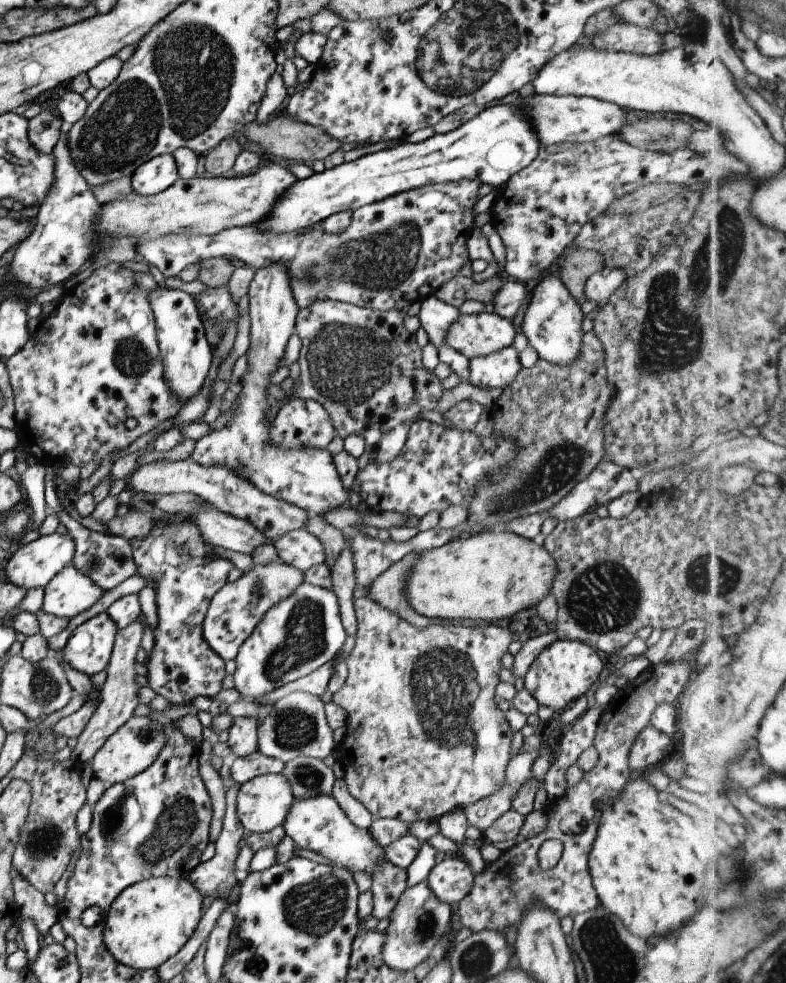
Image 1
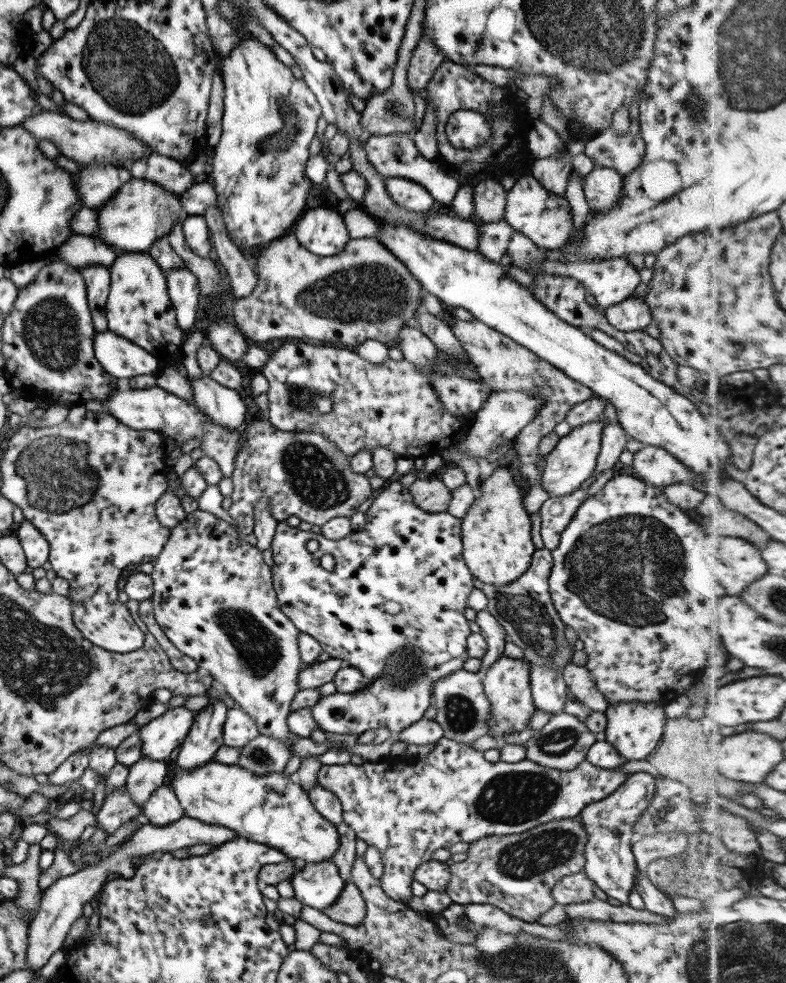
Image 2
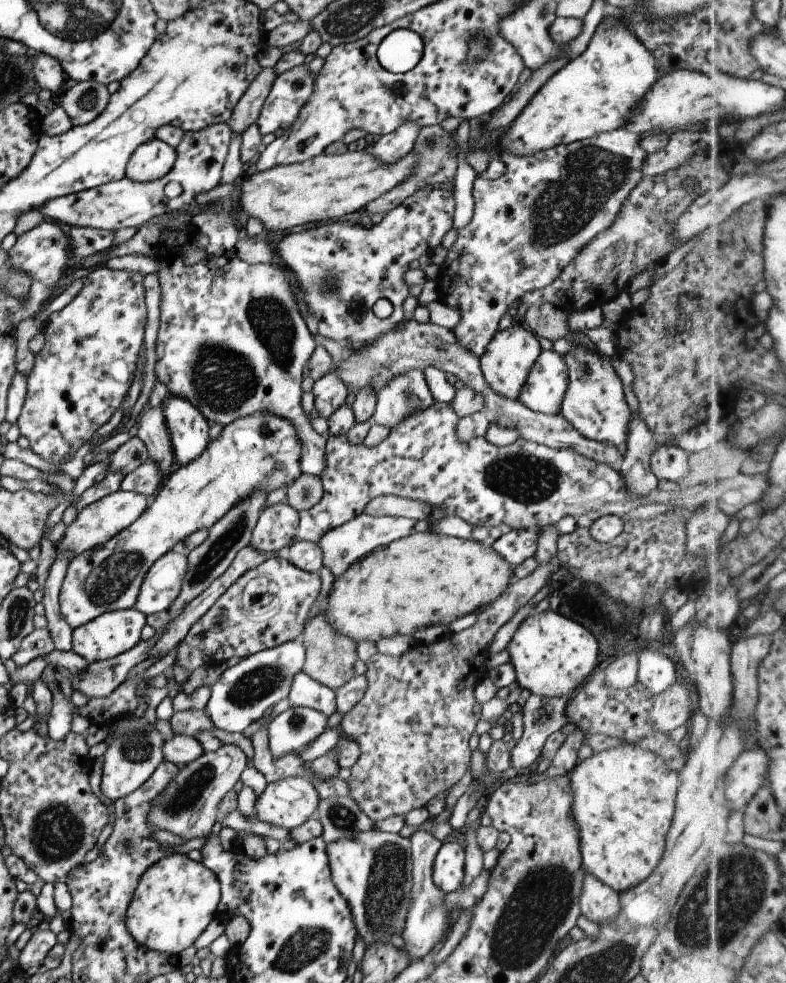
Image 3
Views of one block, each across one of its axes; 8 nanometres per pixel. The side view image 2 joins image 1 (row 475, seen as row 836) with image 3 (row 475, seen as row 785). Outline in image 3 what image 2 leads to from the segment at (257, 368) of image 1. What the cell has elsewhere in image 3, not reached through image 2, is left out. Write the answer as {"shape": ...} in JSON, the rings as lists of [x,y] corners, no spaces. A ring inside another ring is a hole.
{"shape":[[[257,412],[253,416],[239,416],[237,420],[229,422],[217,438],[208,442],[205,450],[195,460],[179,466],[174,473],[169,474],[139,518],[105,544],[97,544],[89,552],[81,552],[69,561],[58,592],[58,608],[63,620],[74,629],[103,612],[133,607],[145,572],[159,556],[174,550],[191,532],[213,526],[239,500],[253,496],[253,492],[269,494],[277,488],[286,489],[301,474],[300,456],[301,440],[297,438],[293,424],[289,424],[289,420],[283,420],[281,416]]]}

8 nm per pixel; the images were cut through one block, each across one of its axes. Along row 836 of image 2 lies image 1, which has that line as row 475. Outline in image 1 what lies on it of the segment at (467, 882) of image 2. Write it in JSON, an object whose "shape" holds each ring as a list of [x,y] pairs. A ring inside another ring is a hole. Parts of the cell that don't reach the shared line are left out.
{"shape":[[[584,329],[577,356],[566,365],[538,358],[533,366],[520,368],[513,380],[487,408],[493,434],[508,437],[516,445],[516,453],[500,471],[489,471],[476,486],[468,507],[467,523],[479,523],[487,529],[503,529],[510,519],[533,513],[546,513],[578,483],[602,457],[602,418],[613,396],[613,385],[607,380],[601,341],[591,329]]]}

